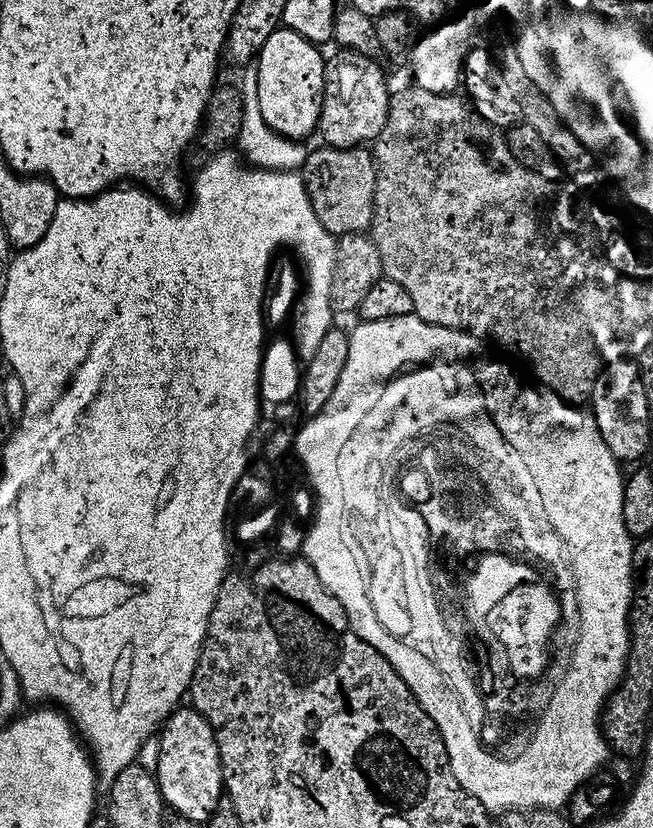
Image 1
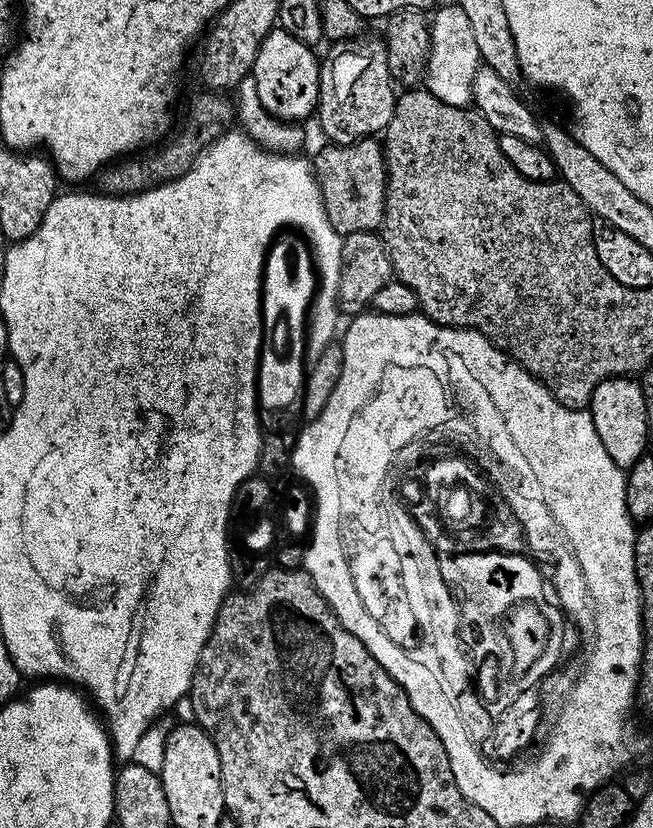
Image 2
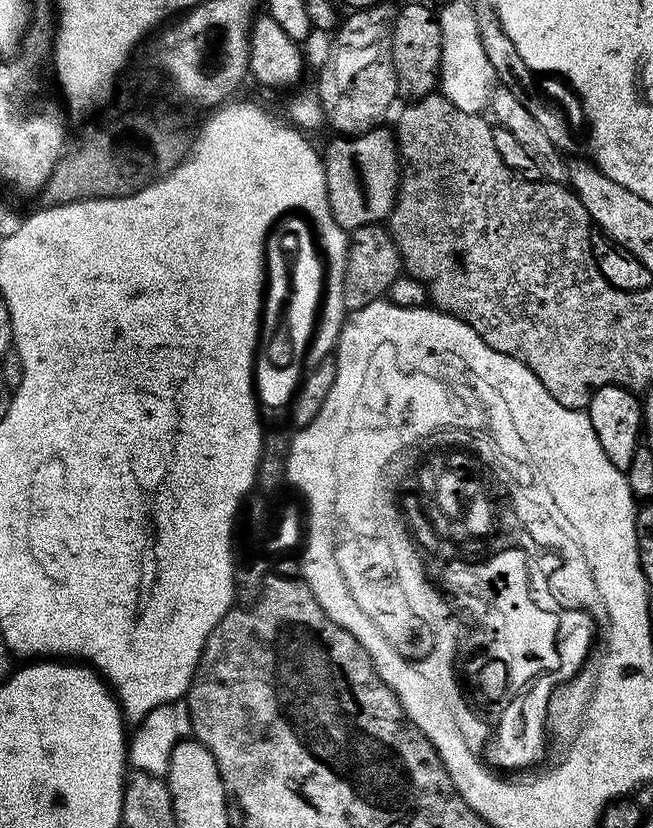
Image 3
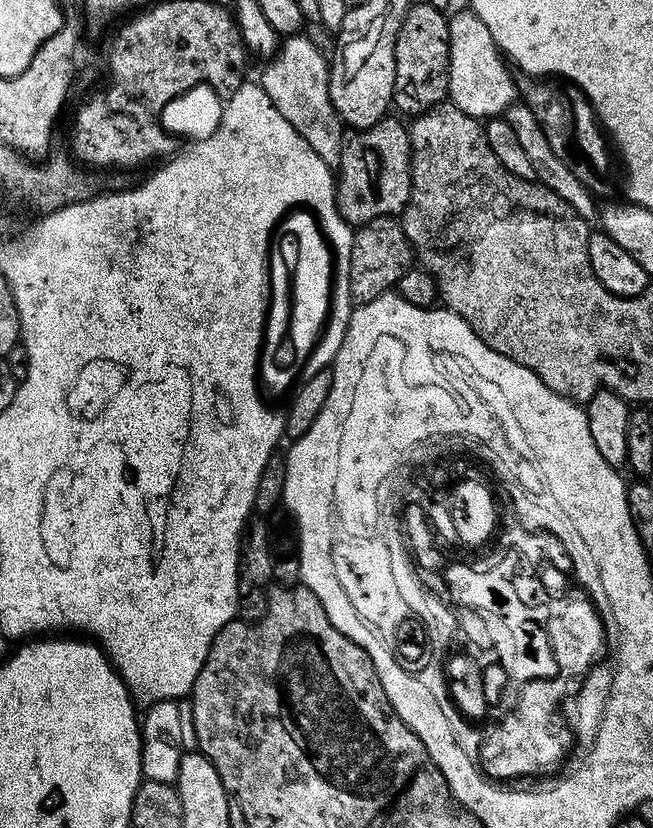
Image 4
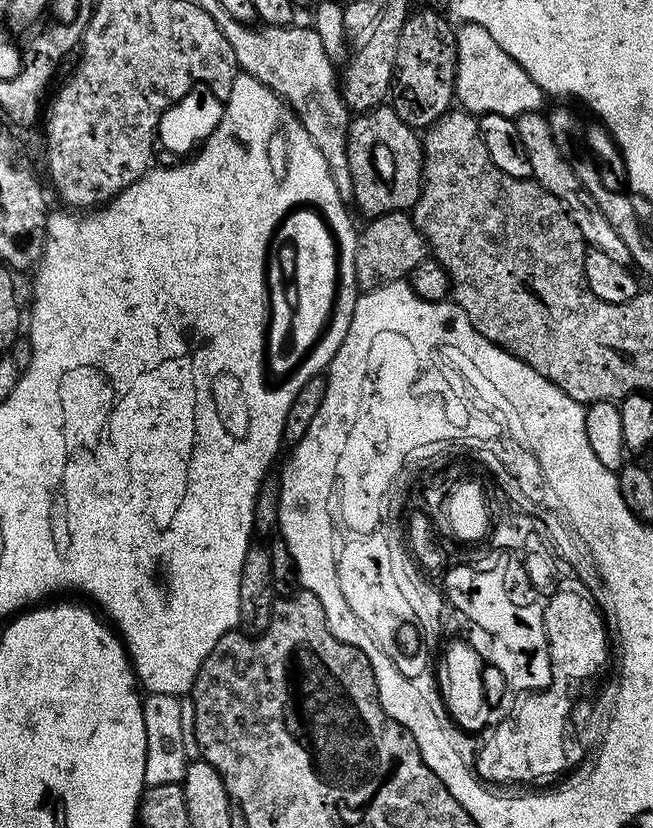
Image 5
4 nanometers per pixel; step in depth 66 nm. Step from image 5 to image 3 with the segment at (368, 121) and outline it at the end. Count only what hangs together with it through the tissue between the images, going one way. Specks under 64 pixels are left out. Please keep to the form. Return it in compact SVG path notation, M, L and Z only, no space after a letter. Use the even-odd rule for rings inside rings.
M388 126L371 128L361 136L335 137L322 148L326 194L334 222L345 230L371 224L384 224L392 215L396 192L400 189L400 149L393 129Z

